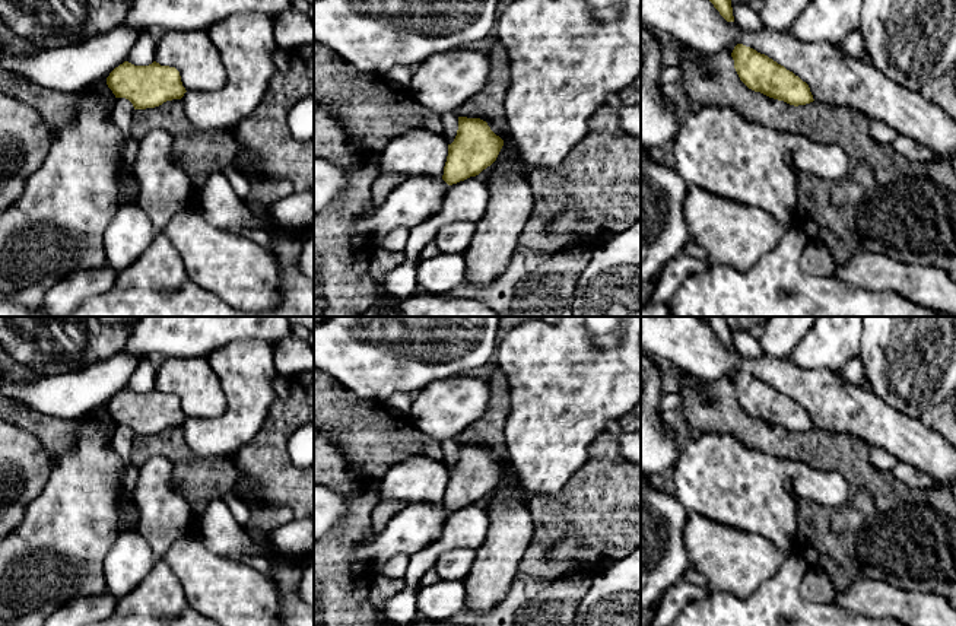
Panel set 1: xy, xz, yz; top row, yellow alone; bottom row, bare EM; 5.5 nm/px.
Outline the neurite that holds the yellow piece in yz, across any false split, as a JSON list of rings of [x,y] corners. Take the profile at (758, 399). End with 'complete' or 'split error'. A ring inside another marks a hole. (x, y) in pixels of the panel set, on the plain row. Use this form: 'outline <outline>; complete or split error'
outline [[[737,371],[731,384],[740,407],[749,416],[794,433],[814,428],[806,409],[768,382]]]; complete

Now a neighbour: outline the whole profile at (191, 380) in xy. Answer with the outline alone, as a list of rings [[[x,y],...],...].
[[[171,358],[158,362],[155,388],[175,394],[185,417],[219,417],[226,397],[207,358]]]

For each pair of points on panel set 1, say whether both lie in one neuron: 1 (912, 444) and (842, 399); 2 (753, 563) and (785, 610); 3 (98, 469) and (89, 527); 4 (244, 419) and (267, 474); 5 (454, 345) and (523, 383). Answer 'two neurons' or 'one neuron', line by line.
1: one neuron
2: two neurons
3: one neuron
4: two neurons
5: two neurons

